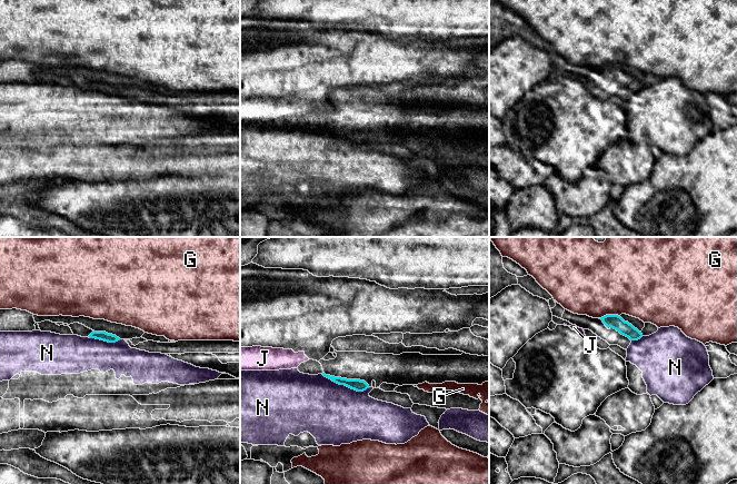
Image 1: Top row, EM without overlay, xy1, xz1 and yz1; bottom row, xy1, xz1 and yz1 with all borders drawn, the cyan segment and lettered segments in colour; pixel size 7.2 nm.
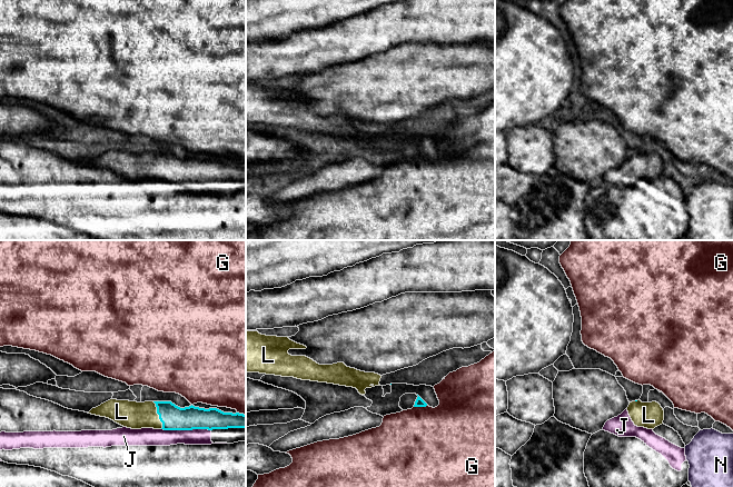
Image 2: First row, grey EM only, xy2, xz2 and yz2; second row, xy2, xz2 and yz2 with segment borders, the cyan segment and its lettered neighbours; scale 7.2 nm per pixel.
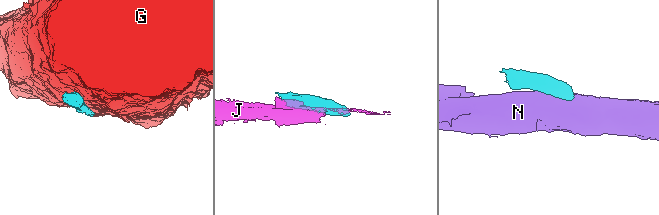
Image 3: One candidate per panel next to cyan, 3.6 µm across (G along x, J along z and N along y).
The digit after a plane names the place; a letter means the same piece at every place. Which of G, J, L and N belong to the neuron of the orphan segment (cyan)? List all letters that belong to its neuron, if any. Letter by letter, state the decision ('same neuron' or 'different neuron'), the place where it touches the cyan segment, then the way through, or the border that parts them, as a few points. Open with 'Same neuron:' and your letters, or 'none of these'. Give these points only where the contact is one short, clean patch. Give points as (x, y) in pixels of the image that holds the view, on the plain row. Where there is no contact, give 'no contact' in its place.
Same neuron: L
G: different neuron; meets cyan in yz1 at (609, 66)
J: different neuron; meets cyan in xy2 at (186, 180)
L: same neuron; meets cyan in xy2 at (158, 165); runs through xy2 (172, 168), (158, 165), (134, 166)
N: different neuron; meets cyan in xz1 at (346, 136); border along xz1 (321, 125), (357, 141), (365, 141), (369, 138)

